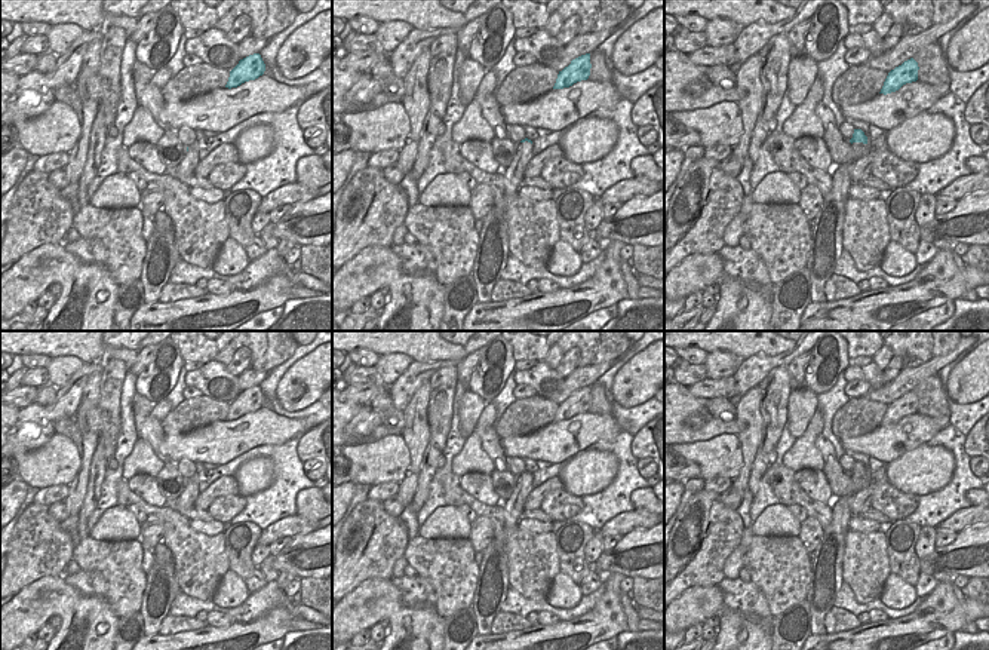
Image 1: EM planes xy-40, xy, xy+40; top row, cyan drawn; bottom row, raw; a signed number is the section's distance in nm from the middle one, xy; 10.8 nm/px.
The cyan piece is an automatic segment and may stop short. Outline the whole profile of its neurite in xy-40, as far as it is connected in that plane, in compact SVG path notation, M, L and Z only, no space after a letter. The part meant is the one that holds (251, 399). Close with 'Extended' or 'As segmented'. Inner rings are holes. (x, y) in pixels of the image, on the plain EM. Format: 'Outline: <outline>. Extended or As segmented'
Outline: M259 386L249 387L239 393L239 396L230 404L225 420L237 420L245 414L255 413L265 404L265 396Z. As segmented.

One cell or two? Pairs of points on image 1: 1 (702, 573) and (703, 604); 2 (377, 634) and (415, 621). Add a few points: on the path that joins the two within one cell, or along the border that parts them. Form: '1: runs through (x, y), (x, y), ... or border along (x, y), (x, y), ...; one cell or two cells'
1: border along (716, 583), (693, 585), (679, 595); two cells
2: border along (389, 629), (384, 634); two cells

